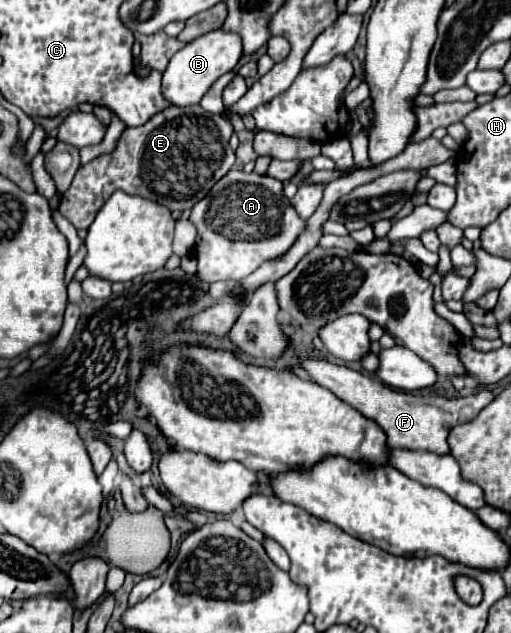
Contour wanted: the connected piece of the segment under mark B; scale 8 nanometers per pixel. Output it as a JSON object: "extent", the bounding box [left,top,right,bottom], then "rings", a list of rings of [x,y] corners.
{"extent":[162,28,242,106],"rings":[[[222,28],[212,30],[210,34],[204,34],[192,42],[188,42],[182,50],[178,50],[168,68],[164,70],[162,76],[162,90],[164,96],[178,106],[190,106],[190,104],[198,104],[202,100],[202,96],[206,94],[206,90],[226,72],[230,72],[238,60],[242,58],[242,40],[238,34],[234,32],[226,32]]]}

